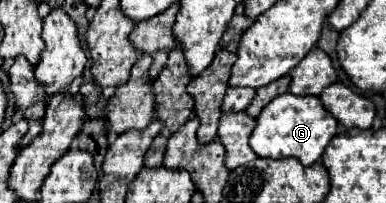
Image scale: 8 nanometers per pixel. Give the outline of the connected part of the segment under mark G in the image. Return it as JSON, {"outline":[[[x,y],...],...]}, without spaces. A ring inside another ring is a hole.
{"outline":[[[285,92],[271,100],[257,116],[257,128],[251,134],[251,148],[261,158],[287,158],[293,156],[301,164],[311,166],[321,160],[325,146],[339,132],[339,122],[327,112],[317,96],[293,96]]]}

